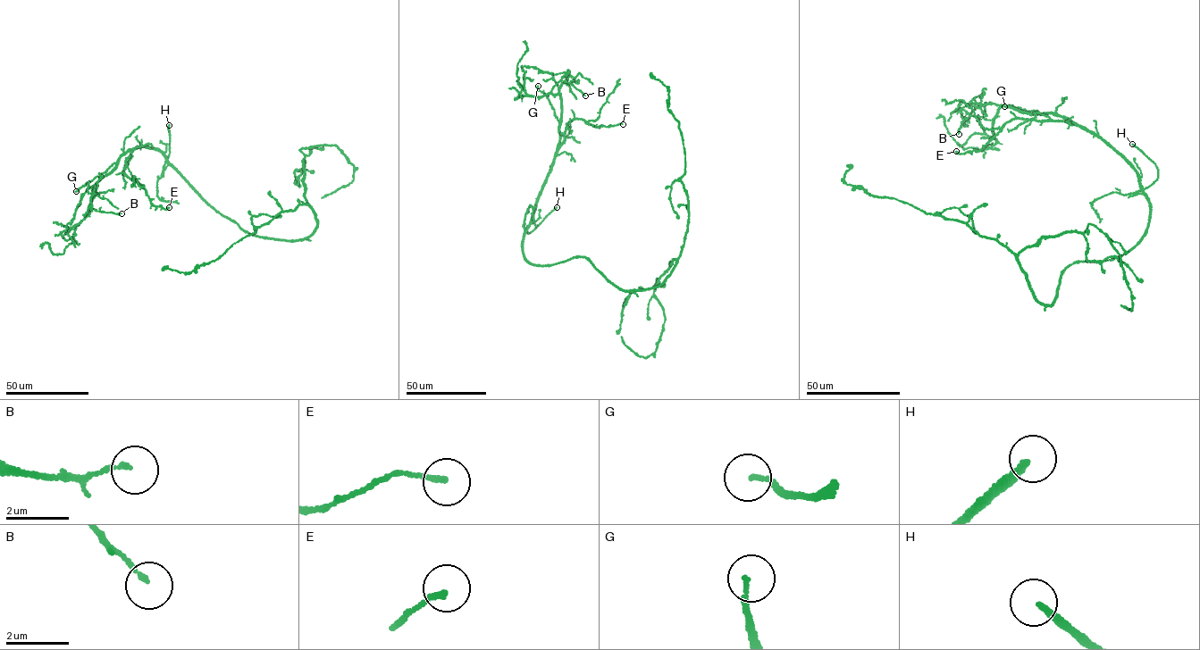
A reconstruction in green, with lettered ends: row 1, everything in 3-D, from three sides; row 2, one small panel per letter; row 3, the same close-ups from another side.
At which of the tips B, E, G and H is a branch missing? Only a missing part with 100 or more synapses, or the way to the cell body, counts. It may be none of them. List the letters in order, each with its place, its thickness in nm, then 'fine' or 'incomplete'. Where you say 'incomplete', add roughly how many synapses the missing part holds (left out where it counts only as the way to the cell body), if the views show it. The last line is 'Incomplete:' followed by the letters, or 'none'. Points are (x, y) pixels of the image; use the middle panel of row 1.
B: (585, 95) | 130 nm | fine
E: (623, 124) | 160 nm | fine
G: (538, 86) | 140 nm | fine
H: (557, 207) | 220 nm | incomplete
Incomplete: H

